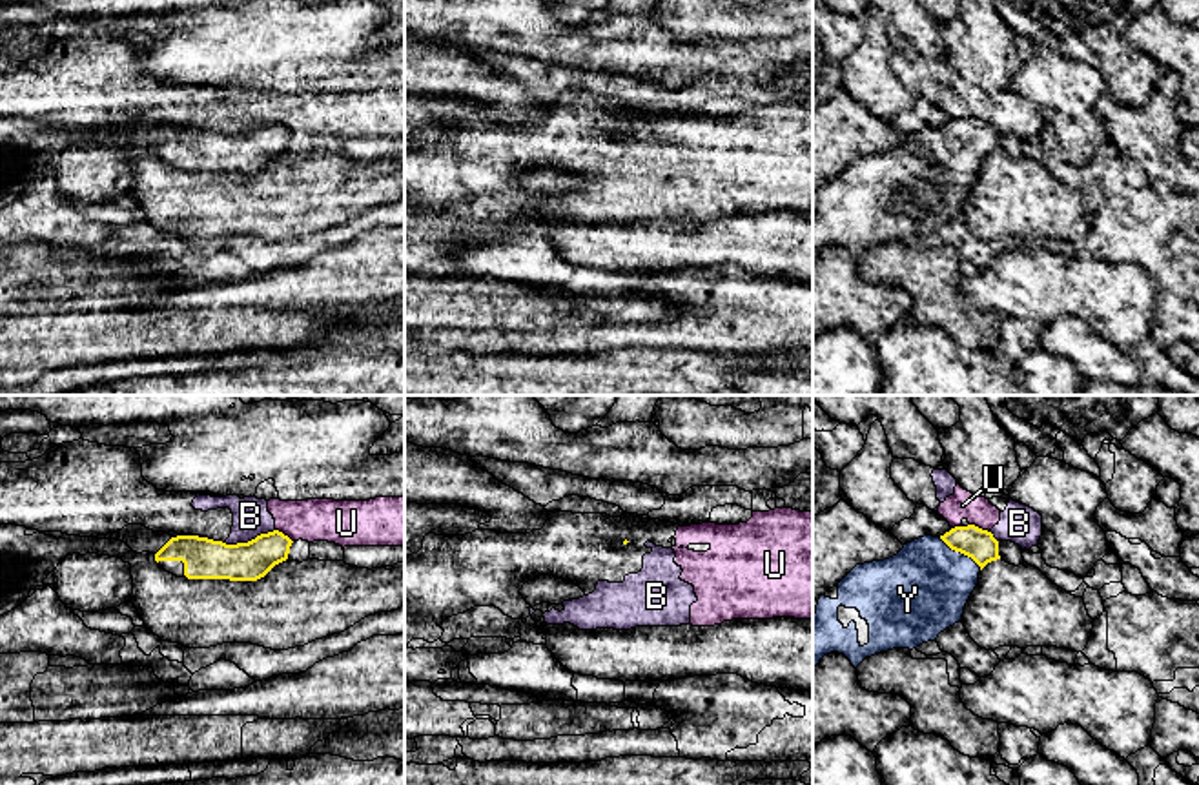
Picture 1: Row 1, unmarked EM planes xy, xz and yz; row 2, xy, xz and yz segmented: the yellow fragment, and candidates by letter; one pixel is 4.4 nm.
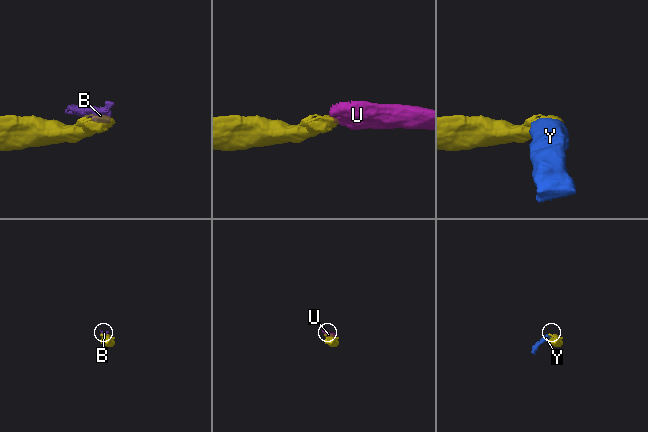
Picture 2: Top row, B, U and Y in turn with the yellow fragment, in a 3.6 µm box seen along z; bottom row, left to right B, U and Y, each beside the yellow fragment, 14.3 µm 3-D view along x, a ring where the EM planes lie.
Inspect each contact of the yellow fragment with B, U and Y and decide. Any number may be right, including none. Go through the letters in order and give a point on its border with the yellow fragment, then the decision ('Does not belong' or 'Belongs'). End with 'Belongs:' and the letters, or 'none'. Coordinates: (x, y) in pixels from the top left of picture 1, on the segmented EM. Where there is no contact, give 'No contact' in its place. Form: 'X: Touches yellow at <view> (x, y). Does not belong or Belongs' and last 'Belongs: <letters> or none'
B: Touches yellow at xy (248, 541). Does not belong
U: Touches yellow at yz (977, 527). Does not belong
Y: Touches yellow at yz (961, 552). Belongs
Belongs: Y

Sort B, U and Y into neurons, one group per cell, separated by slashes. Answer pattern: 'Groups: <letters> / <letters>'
Groups: B U / Y

